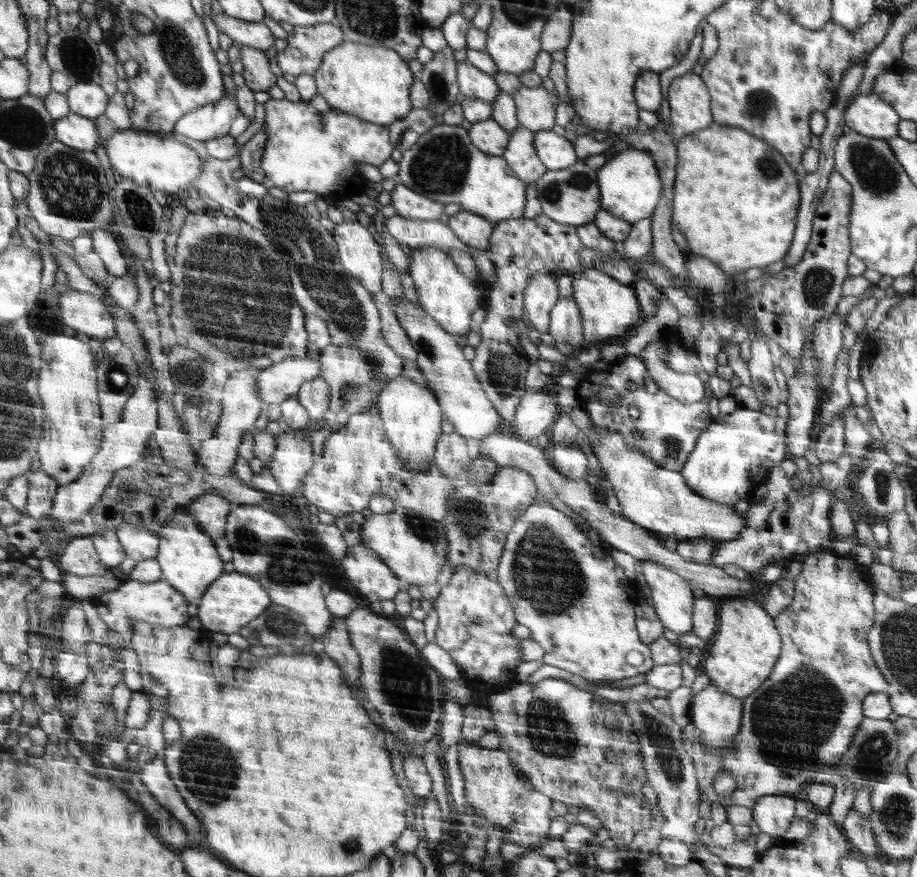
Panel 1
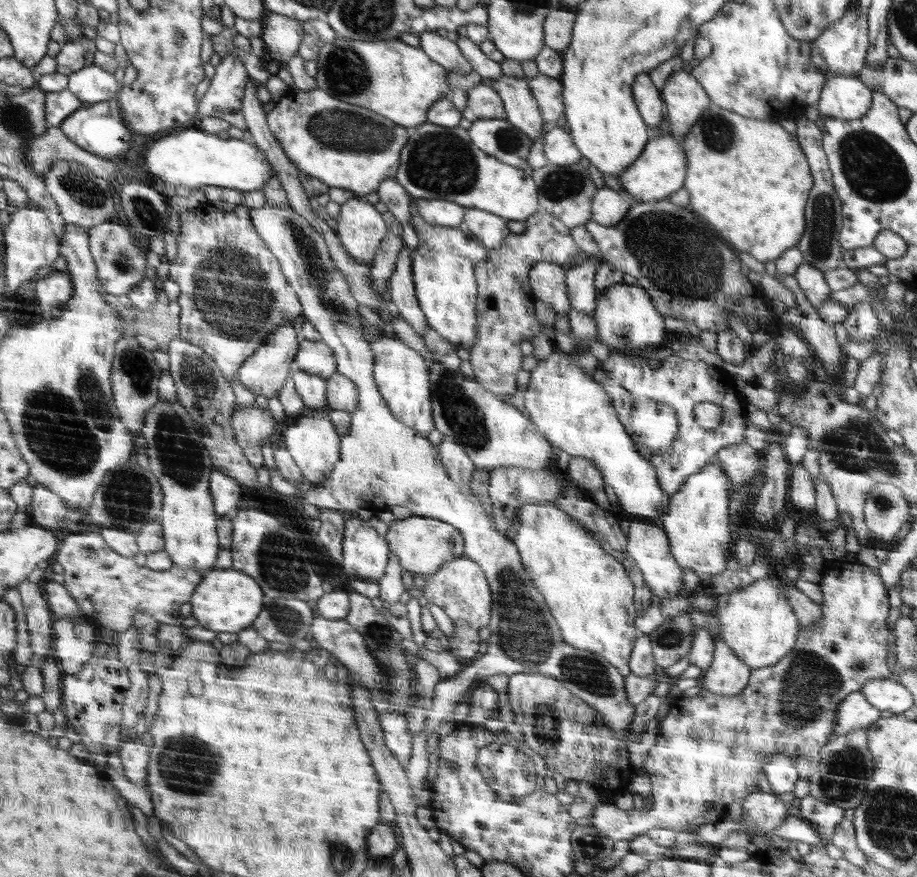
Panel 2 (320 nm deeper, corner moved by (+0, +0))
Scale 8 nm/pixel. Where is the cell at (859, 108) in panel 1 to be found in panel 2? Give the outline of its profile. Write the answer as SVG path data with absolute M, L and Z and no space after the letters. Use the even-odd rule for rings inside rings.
M828 74L816 105L824 118L852 122L864 116L871 104L872 91L858 77Z

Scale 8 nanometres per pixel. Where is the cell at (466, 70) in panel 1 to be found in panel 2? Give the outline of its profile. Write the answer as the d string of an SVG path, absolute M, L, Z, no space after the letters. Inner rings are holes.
M424 32L419 39L420 49L445 69L460 74L470 74L473 71L471 64L463 57L462 51L452 40L443 38L435 32Z

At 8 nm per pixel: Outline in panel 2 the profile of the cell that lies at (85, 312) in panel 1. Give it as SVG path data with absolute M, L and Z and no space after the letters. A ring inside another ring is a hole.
M54 270L47 278L35 281L39 311L57 313L72 296L73 284L66 272Z

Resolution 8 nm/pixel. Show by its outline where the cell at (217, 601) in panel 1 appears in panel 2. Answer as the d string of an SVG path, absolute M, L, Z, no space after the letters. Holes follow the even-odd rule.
M212 568L204 573L204 579L192 593L189 602L193 610L191 616L196 618L198 625L217 633L239 633L258 618L259 612L266 606L264 599L266 594L263 587L256 580L252 580L248 573L234 568Z

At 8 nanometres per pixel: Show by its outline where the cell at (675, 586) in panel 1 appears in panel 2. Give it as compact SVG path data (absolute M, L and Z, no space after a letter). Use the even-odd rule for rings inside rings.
M631 521L627 536L627 553L635 560L635 564L643 574L645 583L650 587L650 590L661 600L668 597L678 597L676 594L684 590L682 589L681 566L672 556L671 548L668 548L669 538L666 538L664 531L658 526L652 526L652 524Z

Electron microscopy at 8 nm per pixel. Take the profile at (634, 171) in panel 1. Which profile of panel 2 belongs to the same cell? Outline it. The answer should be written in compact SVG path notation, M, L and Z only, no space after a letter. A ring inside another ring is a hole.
M672 135L651 137L643 154L631 164L626 171L616 177L631 194L632 203L647 203L669 198L672 192L684 187L687 178L688 156L682 146L672 138Z

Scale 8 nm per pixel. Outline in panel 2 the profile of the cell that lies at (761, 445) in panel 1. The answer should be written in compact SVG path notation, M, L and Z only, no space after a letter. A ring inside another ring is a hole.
M714 456L714 459L703 470L691 475L685 480L683 487L670 496L666 516L659 520L671 539L672 556L681 564L682 568L694 570L694 574L701 580L722 574L726 570L727 552L729 552L729 542L731 542L731 532L728 530L728 525L730 525L728 517L731 516L731 495L728 477L720 466L718 457Z

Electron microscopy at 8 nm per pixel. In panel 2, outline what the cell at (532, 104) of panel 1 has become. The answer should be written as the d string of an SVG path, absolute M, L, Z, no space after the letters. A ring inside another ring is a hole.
M540 74L534 78L528 77L527 83L536 97L540 114L546 123L555 122L565 113L561 79Z

